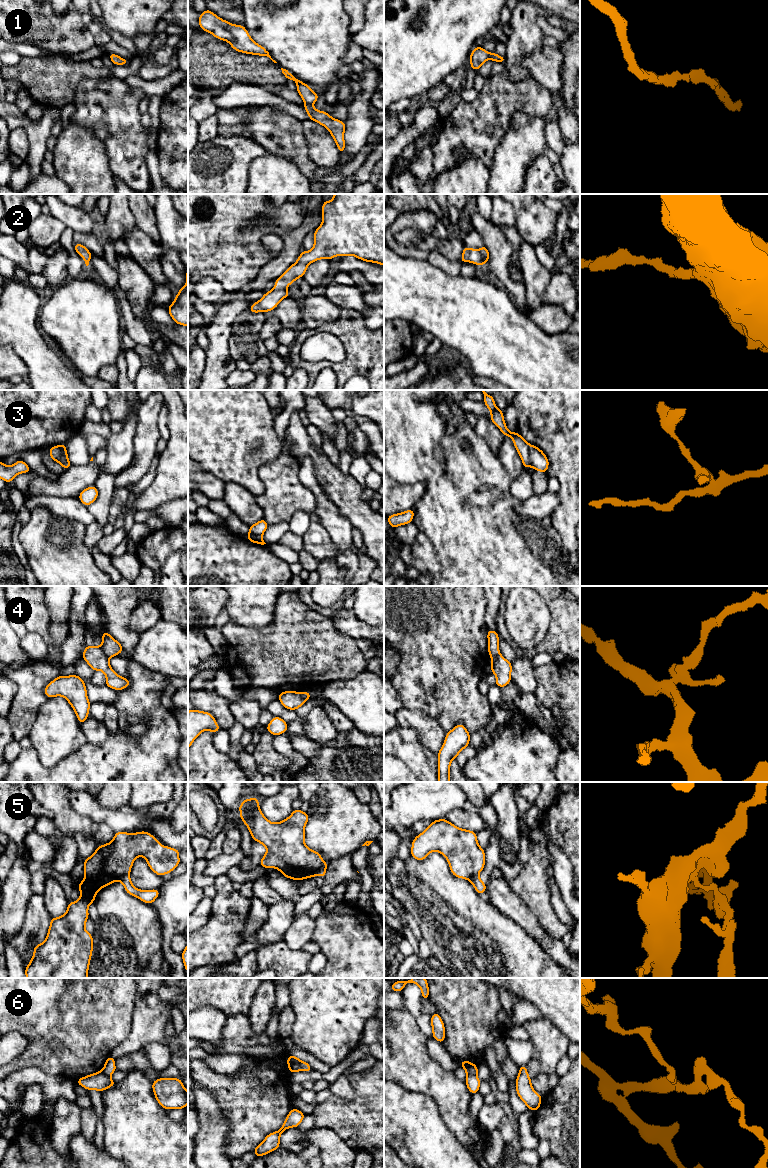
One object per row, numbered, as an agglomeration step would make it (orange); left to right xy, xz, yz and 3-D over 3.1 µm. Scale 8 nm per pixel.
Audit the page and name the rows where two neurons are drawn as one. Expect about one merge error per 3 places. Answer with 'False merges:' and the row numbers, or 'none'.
False merges: 3, 4, 5, 6

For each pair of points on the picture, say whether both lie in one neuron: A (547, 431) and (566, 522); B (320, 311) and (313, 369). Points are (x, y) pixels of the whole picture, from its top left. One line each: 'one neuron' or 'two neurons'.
A: one neuron
B: two neurons

